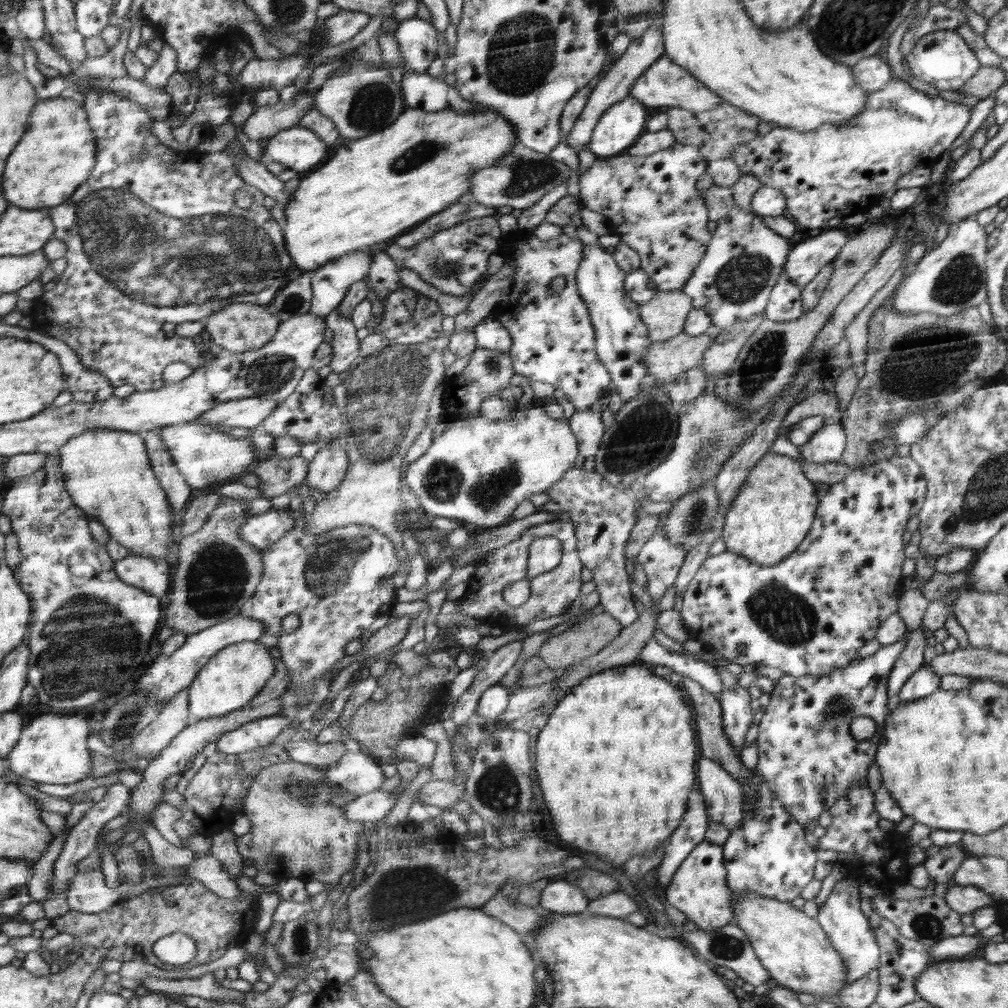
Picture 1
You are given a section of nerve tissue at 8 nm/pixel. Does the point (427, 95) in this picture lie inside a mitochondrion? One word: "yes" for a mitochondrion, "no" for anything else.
no

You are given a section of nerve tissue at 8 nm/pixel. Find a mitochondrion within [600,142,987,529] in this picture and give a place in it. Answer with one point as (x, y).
(947, 353)

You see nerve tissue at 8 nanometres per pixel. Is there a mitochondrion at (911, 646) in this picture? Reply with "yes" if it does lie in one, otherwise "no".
no

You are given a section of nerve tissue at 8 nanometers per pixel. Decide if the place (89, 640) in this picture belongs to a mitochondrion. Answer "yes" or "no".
yes

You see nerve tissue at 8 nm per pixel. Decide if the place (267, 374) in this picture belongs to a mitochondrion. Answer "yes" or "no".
yes

